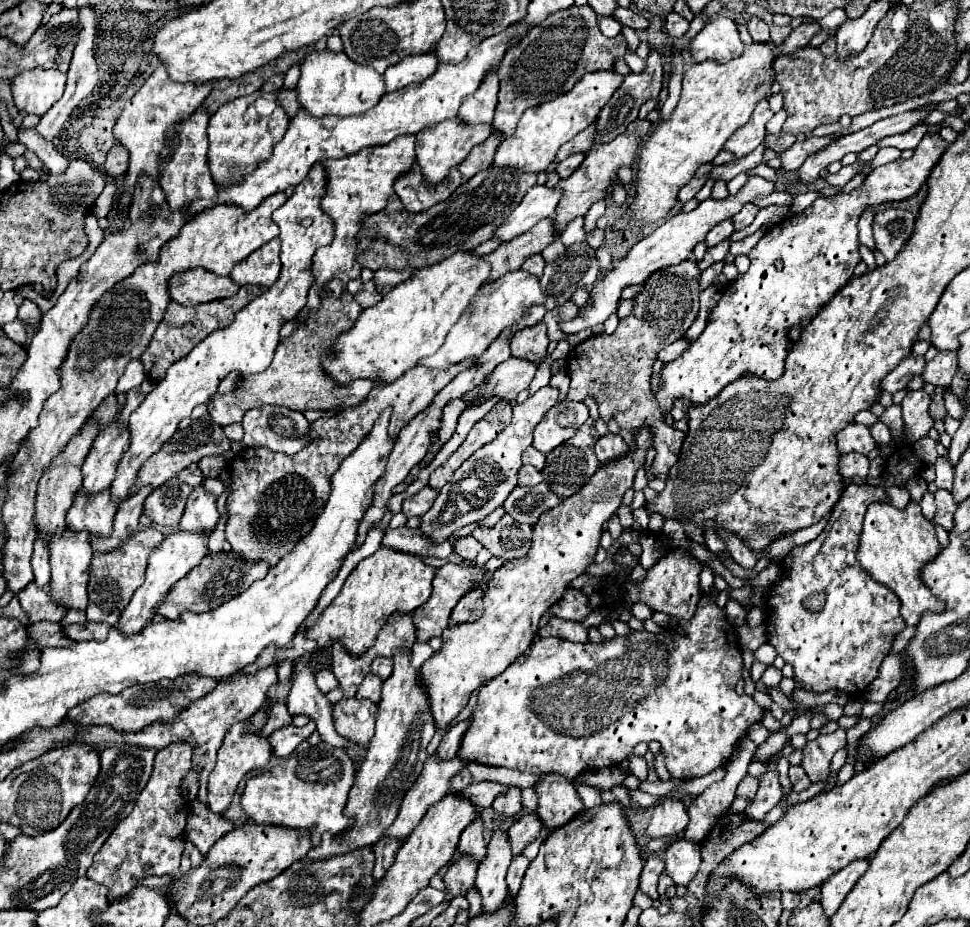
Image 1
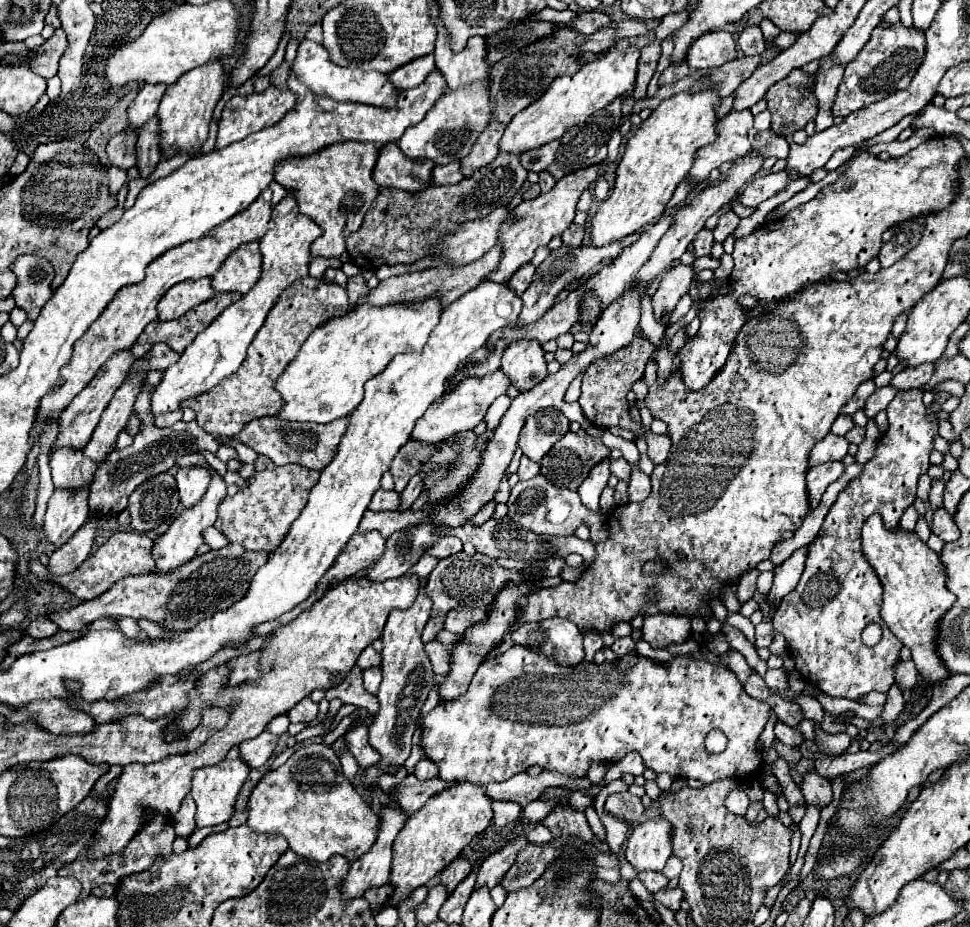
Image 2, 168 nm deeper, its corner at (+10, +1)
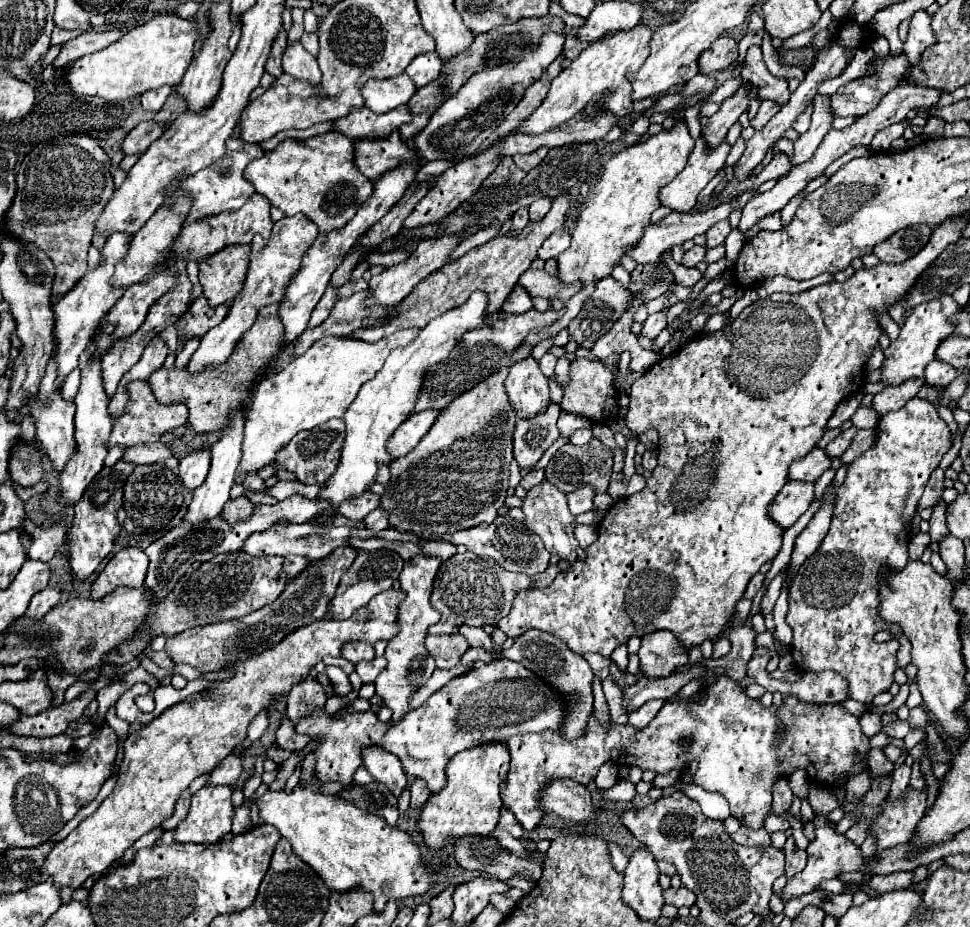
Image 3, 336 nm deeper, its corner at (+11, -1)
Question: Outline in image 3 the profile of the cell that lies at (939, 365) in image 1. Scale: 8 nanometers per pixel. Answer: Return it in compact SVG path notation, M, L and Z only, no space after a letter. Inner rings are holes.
M910 378L898 386L886 386L882 392L878 392L872 400L874 410L878 414L886 414L890 410L898 410L902 408L910 398L914 398L918 394L918 390L926 384L924 378Z

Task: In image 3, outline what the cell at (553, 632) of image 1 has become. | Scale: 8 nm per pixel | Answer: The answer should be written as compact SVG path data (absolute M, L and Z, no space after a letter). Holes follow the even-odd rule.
M530 628L522 636L514 638L514 644L508 650L502 650L498 656L494 656L494 652L490 654L488 650L484 652L482 648L470 648L462 656L462 664L468 666L468 664L472 664L476 660L492 662L496 658L506 658L506 660L522 662L538 678L546 680L548 684L554 684L554 688L558 688L558 692L562 692L566 696L568 704L570 704L570 716L566 718L566 724L562 726L562 736L566 736L566 738L578 738L578 736L582 736L582 732L586 728L586 720L588 720L588 716L592 712L592 688L590 686L592 686L594 672L592 672L590 664L580 654L574 654L568 648L568 644L564 640L556 638L554 634L542 632L542 630L536 630L536 628Z

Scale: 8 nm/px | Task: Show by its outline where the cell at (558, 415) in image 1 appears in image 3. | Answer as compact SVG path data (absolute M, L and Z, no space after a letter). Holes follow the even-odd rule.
M550 402L546 412L534 416L534 418L524 418L518 420L516 432L514 432L514 458L518 460L520 468L532 468L542 454L556 442L560 436L560 430L556 426L560 416L560 406ZM542 420L550 422L556 420L554 426L544 426Z

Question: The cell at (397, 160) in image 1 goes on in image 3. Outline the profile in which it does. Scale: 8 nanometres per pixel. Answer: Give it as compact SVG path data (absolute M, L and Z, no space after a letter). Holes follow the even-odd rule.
M336 132L308 140L286 138L270 154L252 160L246 166L246 178L282 212L306 214L320 228L320 234L344 228L374 192L374 184L354 164L354 142Z

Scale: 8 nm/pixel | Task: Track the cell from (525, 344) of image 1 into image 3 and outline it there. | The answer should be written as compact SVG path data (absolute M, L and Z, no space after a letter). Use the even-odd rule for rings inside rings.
M532 356L510 366L504 386L520 418L530 418L544 412L546 404L550 402L548 378L540 372L538 362Z

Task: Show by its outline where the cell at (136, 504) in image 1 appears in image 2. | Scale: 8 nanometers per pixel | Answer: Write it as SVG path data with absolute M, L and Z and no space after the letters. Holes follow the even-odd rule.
M89 520L81 526L81 530L77 530L77 534L71 538L71 542L67 542L67 546L61 546L59 550L55 550L49 558L49 574L51 576L63 576L73 572L77 566L81 566L89 552L91 552L91 544L93 538L97 534L97 524L95 520Z

